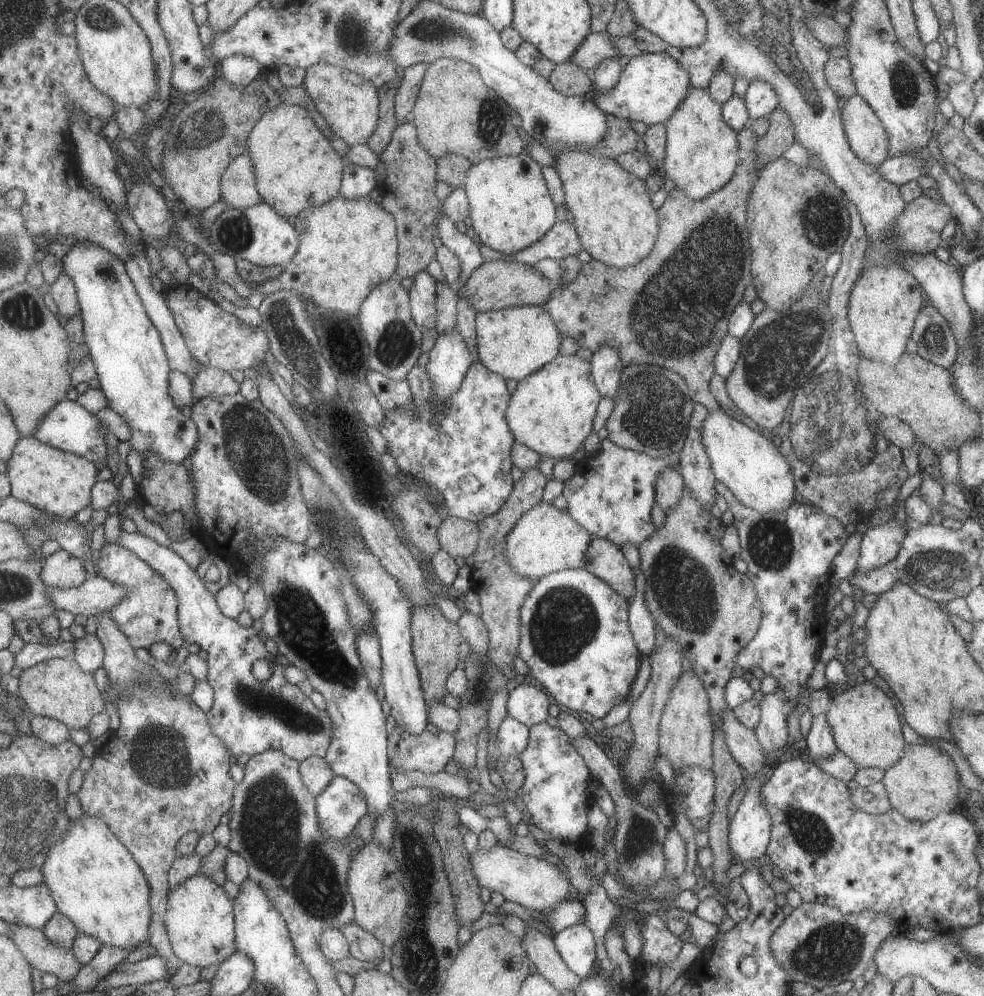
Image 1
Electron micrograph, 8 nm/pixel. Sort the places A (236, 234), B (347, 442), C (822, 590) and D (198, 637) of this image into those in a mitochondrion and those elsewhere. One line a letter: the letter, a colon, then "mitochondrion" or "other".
A: mitochondrion
B: other
C: other
D: other

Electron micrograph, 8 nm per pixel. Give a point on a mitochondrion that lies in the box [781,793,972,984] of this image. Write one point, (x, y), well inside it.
(830, 949)

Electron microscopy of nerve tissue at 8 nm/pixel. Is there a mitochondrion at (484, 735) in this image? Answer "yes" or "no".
no

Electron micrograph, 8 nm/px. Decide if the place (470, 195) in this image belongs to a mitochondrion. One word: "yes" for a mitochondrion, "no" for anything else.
no

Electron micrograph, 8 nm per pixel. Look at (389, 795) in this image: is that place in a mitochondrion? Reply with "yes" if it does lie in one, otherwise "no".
no

